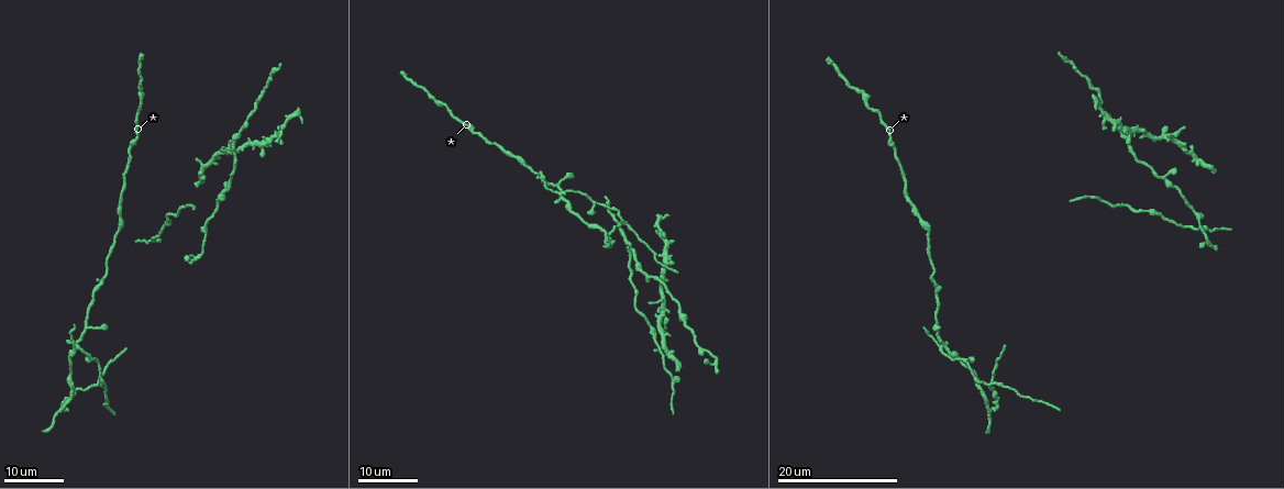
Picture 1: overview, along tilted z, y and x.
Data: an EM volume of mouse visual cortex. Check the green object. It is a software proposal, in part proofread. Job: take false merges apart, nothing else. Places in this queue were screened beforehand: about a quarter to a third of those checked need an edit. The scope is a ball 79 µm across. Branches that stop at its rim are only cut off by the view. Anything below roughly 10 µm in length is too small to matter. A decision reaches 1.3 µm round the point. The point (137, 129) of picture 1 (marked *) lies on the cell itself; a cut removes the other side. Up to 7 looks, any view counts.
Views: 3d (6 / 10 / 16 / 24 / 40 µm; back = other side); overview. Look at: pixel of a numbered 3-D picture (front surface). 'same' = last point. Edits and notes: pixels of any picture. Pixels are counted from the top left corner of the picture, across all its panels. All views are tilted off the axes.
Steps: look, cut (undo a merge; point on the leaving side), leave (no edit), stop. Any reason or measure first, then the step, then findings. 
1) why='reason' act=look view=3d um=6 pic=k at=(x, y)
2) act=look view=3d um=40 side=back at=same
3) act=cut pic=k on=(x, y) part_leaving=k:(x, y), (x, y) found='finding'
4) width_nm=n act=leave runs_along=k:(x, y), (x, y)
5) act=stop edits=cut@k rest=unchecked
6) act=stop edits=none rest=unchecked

act=look view=3d um=16 pic=1 at=(128, 147)

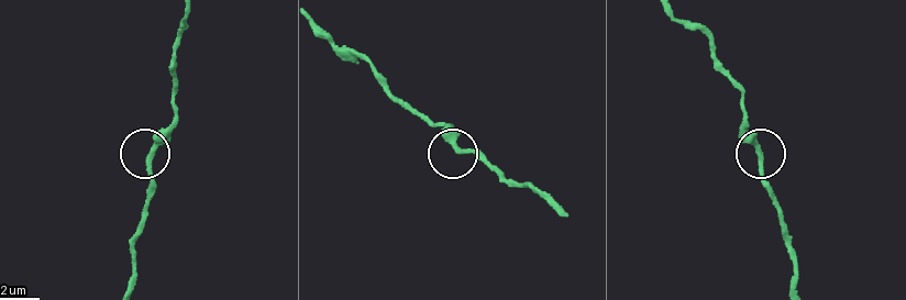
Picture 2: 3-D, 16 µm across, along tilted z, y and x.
why='zoom in' act=look view=3d um=10 pic=2 at=(459, 150)

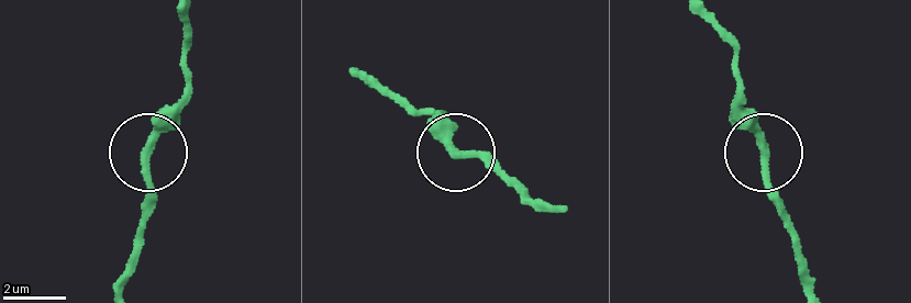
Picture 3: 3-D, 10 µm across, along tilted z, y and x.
act=leave runs_along=3:(737, 48), (734, 93), (765, 150), (766, 190), (784, 226) found='one cell here'

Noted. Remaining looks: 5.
why='four arms meet' act=look view=3d um=16 pic=1 at=(561, 190)

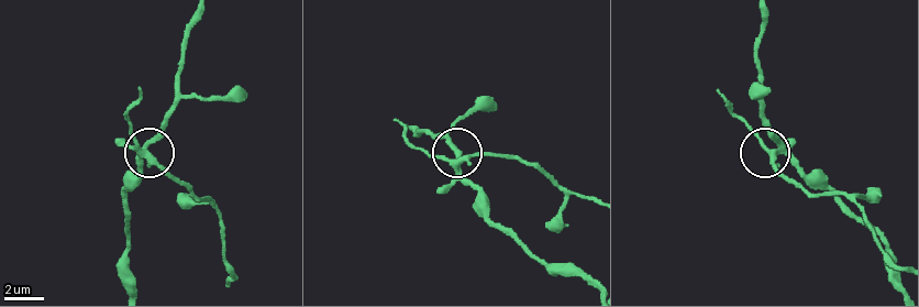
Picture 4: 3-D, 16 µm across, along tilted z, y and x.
why='closer look' act=look view=3d um=10 pic=4 at=(463, 157)

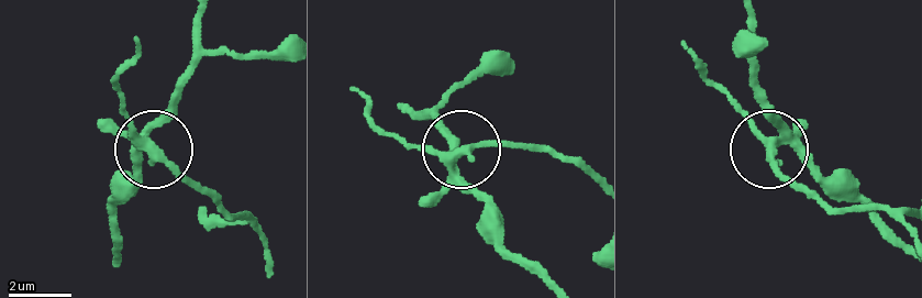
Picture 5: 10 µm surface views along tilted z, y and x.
arms=4 act=cut pic=5 on=(173, 166) part_leaving=5:(788, 140), (774, 147), (785, 175), (897, 222) found='a second cell is stuck on'

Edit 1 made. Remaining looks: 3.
why='abrupt turn' act=look view=3d um=24 pic=1 at=(59, 408)

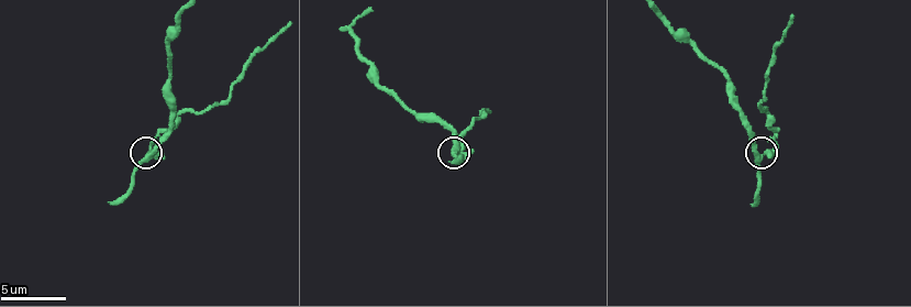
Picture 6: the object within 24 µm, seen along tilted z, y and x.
act=look view=3d um=6 pic=6 at=(761, 156)

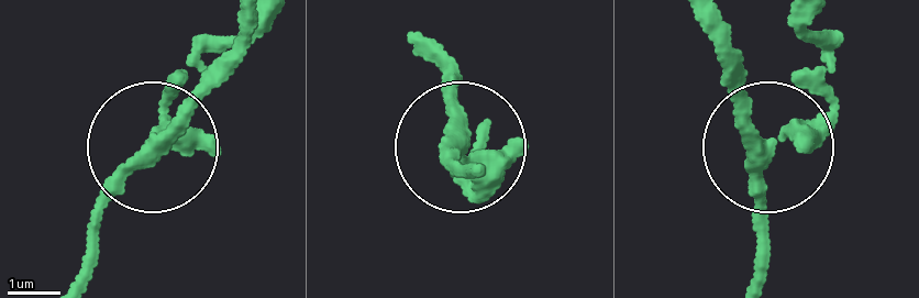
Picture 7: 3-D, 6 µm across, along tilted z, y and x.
act=cut pic=7 on=(164, 90) part_leaving=7:(778, 139), (826, 90), (801, 22) found='a second cell is stuck on'

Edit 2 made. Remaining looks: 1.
act=stop edits=cut@5,cut@7 rest=unchecked

